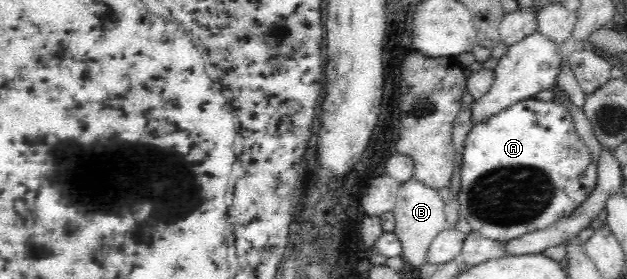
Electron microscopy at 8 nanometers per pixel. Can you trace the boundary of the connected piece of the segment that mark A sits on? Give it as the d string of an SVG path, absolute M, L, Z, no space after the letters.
M534 97L512 104L512 106L508 106L508 109L500 110L500 112L490 116L484 122L472 124L471 129L466 134L463 151L460 156L460 187L459 191L456 192L457 201L459 202L459 218L468 221L468 224L471 225L471 232L500 242L520 238L523 234L545 229L562 217L570 216L574 208L585 201L586 196L594 190L597 183L597 163L590 159L588 147L586 147L585 142L576 133L574 119L572 119L569 110L561 103L557 104L554 101L542 102L542 100L535 99Z

